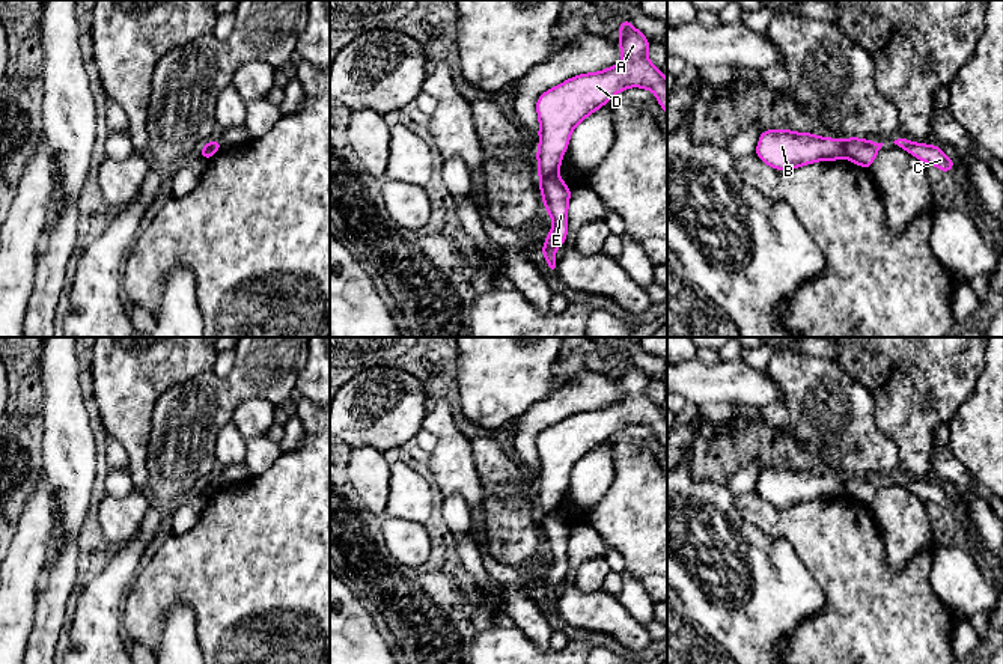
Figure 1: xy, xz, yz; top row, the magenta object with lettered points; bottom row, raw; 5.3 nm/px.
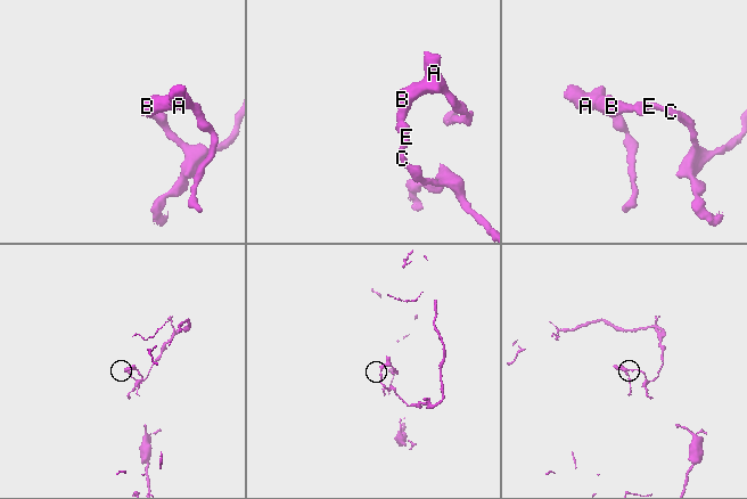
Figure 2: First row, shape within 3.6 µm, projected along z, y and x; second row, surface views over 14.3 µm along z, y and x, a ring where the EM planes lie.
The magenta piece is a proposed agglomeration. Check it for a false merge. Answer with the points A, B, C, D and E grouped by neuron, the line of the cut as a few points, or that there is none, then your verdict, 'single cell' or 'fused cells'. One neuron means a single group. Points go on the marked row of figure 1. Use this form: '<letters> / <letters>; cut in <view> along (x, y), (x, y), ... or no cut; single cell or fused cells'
A B D / C E; cut in xz along (556, 175), (539, 178); fused cells

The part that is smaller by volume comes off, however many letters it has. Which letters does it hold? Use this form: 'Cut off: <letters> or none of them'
Cut off: A, B, D

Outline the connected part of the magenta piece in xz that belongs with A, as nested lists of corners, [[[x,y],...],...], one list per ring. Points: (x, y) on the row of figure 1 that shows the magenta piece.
[[[626,18],[617,27],[620,38],[616,42],[623,56],[617,65],[599,72],[575,75],[538,98],[539,178],[559,175],[574,128],[628,87],[654,92],[667,114],[667,80],[648,59],[651,42]]]

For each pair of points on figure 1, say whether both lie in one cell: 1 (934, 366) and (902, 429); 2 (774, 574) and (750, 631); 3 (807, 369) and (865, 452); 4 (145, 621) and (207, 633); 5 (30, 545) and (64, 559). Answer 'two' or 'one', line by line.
1: one
2: one
3: one
4: one
5: two

